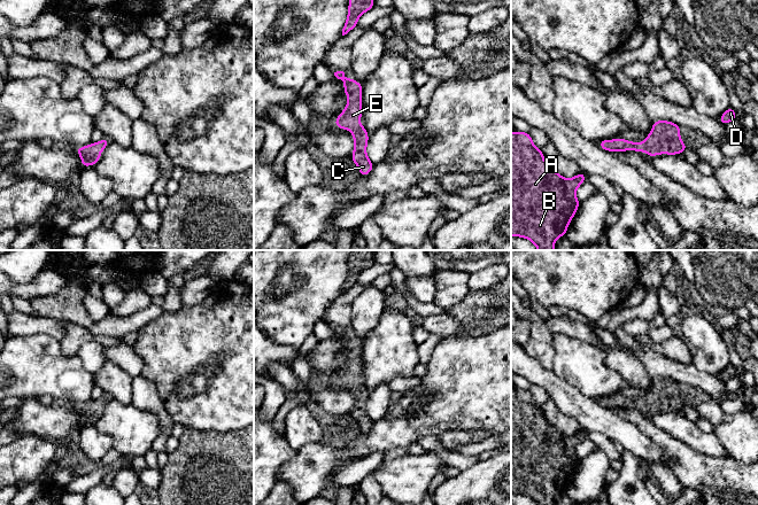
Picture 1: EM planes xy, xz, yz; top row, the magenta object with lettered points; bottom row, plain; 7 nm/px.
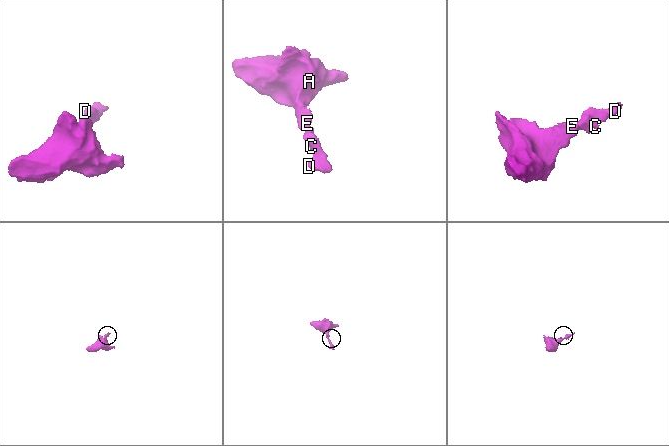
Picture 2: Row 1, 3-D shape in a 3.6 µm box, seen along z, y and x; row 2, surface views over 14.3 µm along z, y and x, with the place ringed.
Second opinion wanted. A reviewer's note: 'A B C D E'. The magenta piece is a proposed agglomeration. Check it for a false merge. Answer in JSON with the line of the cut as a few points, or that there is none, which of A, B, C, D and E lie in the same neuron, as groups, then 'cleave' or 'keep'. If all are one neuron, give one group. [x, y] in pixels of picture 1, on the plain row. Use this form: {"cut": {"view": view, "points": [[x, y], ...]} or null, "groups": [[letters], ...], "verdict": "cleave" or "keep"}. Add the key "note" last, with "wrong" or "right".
{"cut": null, "groups": [["A", "B", "C", "D", "E"]], "verdict": "keep", "note": "right"}

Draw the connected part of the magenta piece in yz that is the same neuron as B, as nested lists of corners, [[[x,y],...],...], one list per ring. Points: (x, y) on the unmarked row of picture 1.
[[[511,389],[511,494],[526,495],[537,505],[555,505],[556,496],[566,492],[580,463],[575,448],[586,433],[581,429],[564,436],[548,422],[528,389]]]

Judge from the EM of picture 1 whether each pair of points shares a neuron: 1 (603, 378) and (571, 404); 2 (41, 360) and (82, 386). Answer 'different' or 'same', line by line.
1: different
2: same

